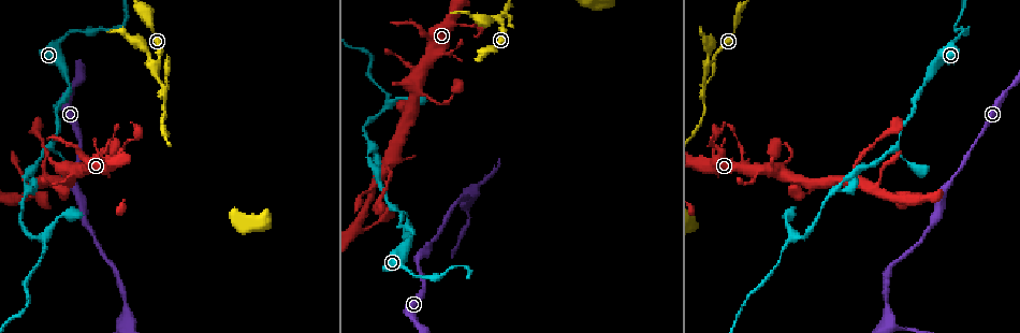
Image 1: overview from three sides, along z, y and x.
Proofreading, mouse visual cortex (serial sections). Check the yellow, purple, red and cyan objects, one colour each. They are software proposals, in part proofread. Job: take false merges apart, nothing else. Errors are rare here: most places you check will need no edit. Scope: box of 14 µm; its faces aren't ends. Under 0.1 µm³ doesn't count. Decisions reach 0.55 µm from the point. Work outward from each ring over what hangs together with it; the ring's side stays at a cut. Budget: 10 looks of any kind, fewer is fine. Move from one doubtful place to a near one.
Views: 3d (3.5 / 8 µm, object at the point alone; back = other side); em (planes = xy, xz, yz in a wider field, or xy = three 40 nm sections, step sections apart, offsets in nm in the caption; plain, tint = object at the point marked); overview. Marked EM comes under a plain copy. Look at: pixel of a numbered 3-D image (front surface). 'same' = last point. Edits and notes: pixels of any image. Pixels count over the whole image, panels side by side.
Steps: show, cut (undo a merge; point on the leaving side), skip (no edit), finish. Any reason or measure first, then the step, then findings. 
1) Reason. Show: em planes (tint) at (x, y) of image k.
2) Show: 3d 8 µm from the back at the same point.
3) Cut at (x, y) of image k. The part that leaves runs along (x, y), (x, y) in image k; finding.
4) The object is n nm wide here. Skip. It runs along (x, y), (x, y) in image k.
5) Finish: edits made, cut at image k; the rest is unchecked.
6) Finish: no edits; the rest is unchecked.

Sharp bend. Show: 3d 3.5 µm at (49, 147) of image 1.

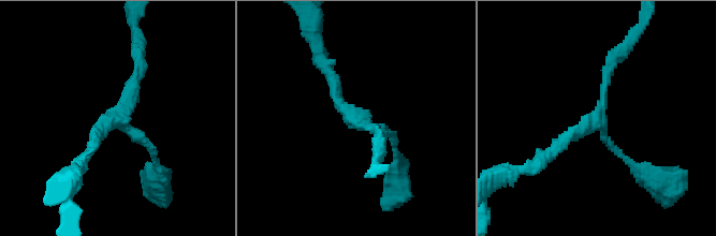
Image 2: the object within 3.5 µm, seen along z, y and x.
Shape alone is not enough. Show: em xy step 5 (tint) at (360, 123) of image 2.

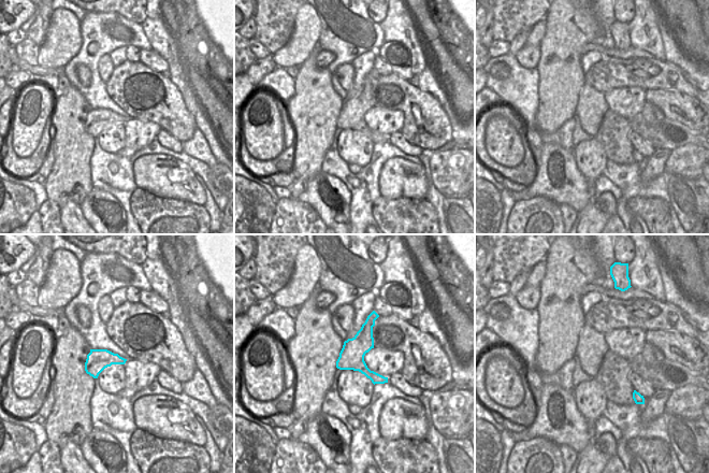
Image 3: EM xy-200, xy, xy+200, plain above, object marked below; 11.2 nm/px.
Skip. One cell here.

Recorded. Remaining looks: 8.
Arms part here. Show: 3d 3.5 µm at (390, 163) of image 1.

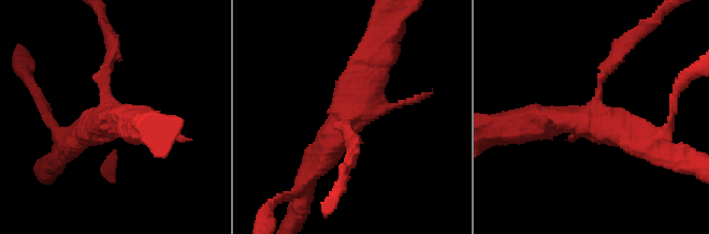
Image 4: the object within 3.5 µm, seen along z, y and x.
Now the EM. Show: em xy step 3 (tint) at (593, 119) of image 4.

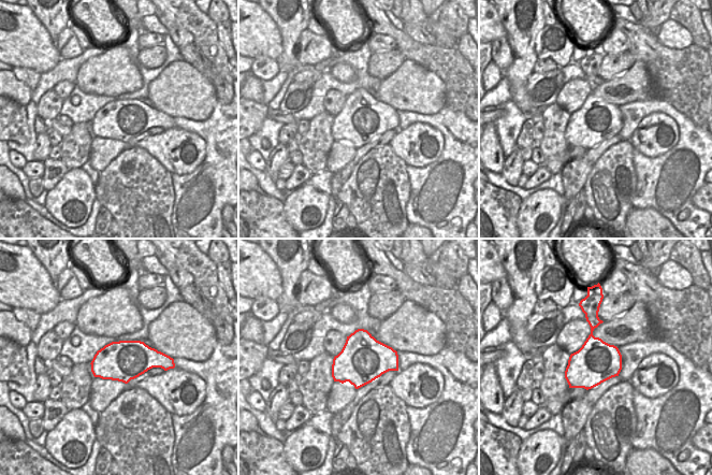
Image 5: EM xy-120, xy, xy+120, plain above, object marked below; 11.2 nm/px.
Skip. It runs along (378, 52), (362, 104), (313, 166) in image 4; one cell here.

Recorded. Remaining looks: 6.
Thin neck. Show: 3d 3.5 µm at (497, 18) of image 1.

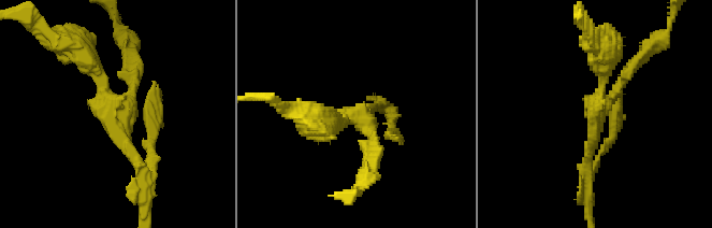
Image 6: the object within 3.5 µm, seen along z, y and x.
Show: em xy step 5 (tint) at (364, 118) of image 6.

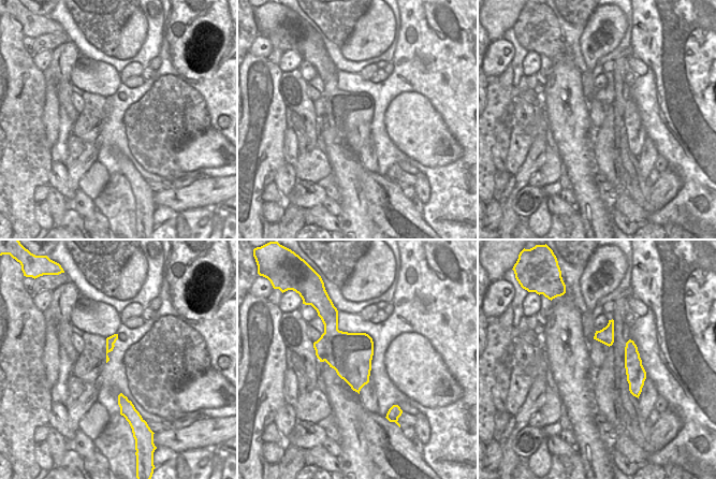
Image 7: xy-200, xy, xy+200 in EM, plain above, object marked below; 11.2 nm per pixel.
Skip. All the same cell.

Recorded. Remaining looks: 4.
Three-way junction. Show: 3d 8 µm from the back at (470, 203) of image 1.

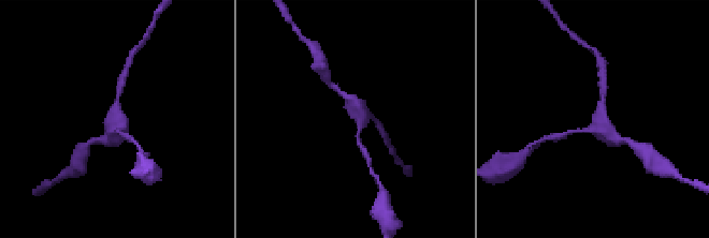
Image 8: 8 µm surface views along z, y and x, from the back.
Show: 3d 3.5 µm at (118, 125) of image 8.

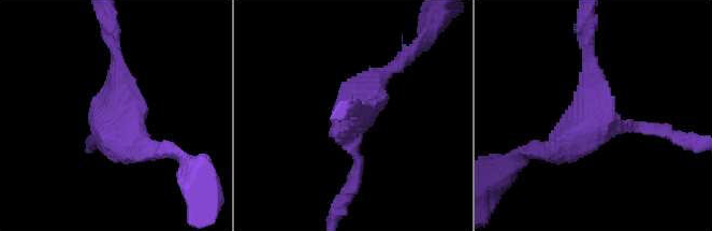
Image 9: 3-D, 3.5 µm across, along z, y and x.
Skip. One cell here.

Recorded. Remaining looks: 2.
Finish: no edits; the rest is unchecked.

